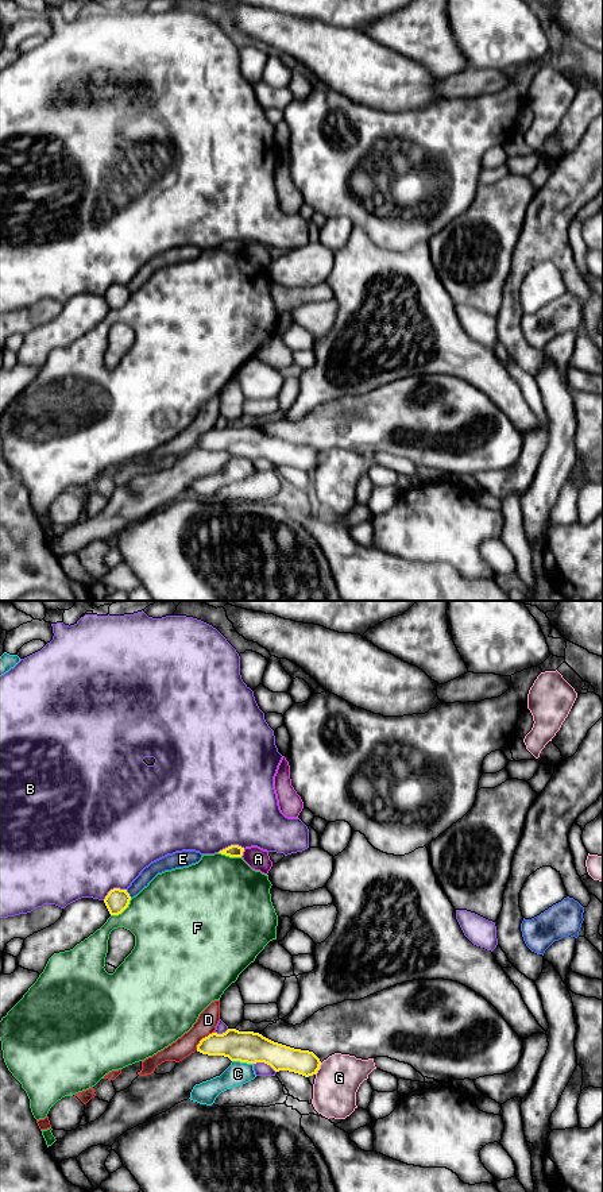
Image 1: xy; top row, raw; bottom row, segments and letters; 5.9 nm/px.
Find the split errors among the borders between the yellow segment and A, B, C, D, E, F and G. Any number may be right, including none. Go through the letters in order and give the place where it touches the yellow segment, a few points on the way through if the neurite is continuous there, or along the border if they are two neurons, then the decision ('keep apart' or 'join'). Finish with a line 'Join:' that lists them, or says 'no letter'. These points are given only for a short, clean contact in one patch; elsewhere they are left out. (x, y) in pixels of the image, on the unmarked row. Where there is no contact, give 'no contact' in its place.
A: contact xy (242, 249); border xy (244, 245), (240, 251); keep apart
B: contact xy (231, 240); keep apart
C: contact xy (243, 456); keep apart
D: contact xy (203, 434); keep apart
E: contact xy (128, 289); keep apart
F: contact xy (123, 305); keep apart
G: contact xy (319, 463); keep apart
Join: no letter

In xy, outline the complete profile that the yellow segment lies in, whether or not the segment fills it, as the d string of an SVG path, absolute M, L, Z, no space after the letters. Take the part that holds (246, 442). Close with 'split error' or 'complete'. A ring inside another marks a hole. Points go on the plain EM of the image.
M228 424L223 429L209 429L200 436L197 447L208 451L224 451L231 456L247 459L264 458L275 467L289 466L305 472L316 470L321 460L313 447L294 444L259 428L236 424Z | complete

